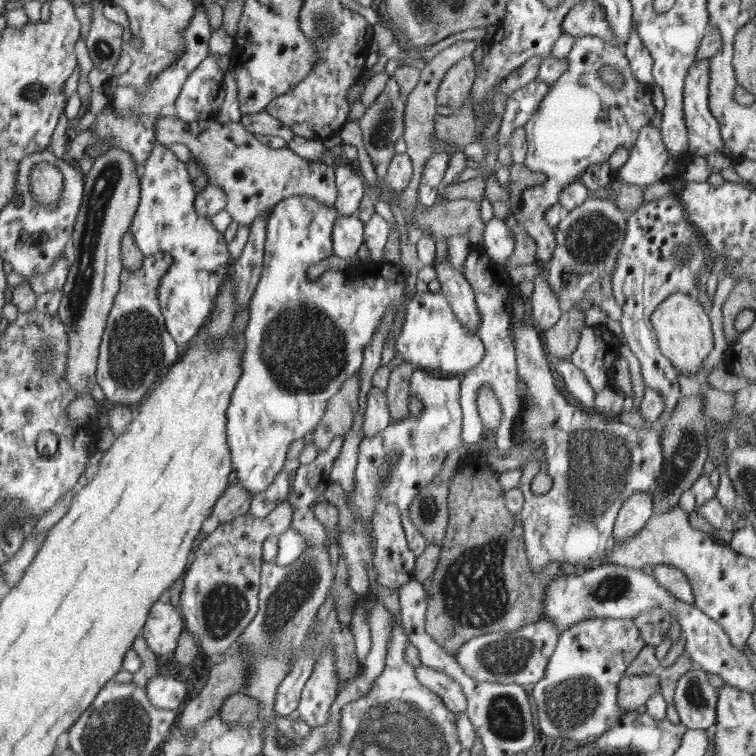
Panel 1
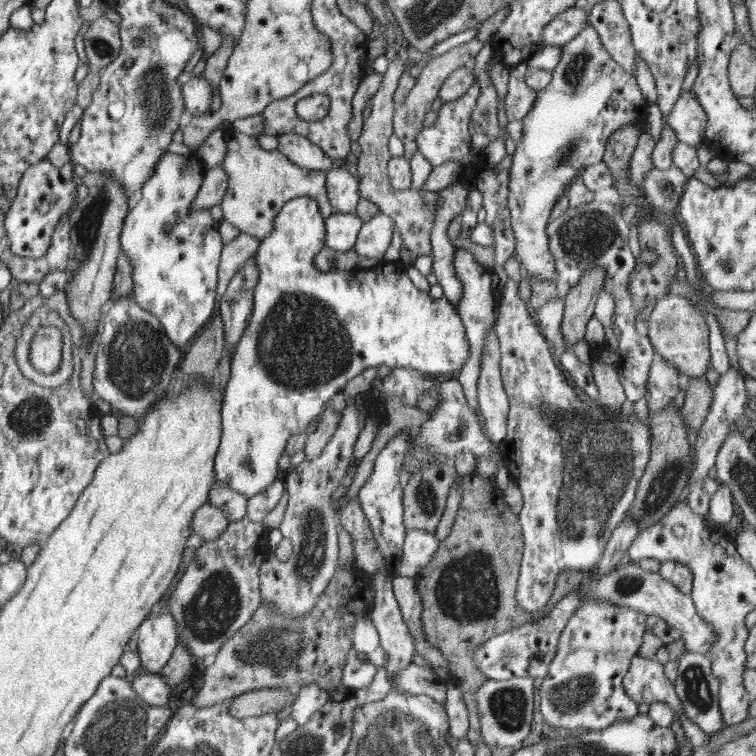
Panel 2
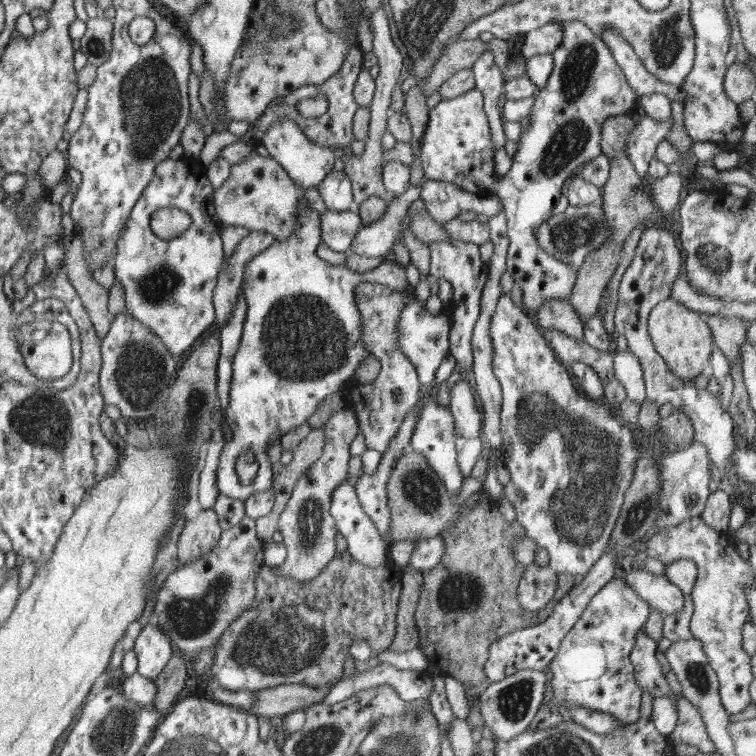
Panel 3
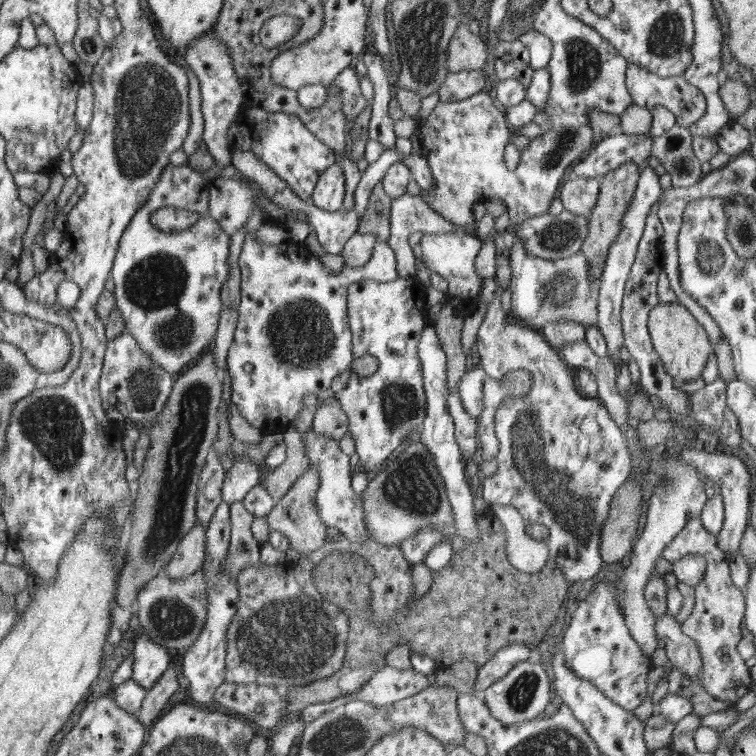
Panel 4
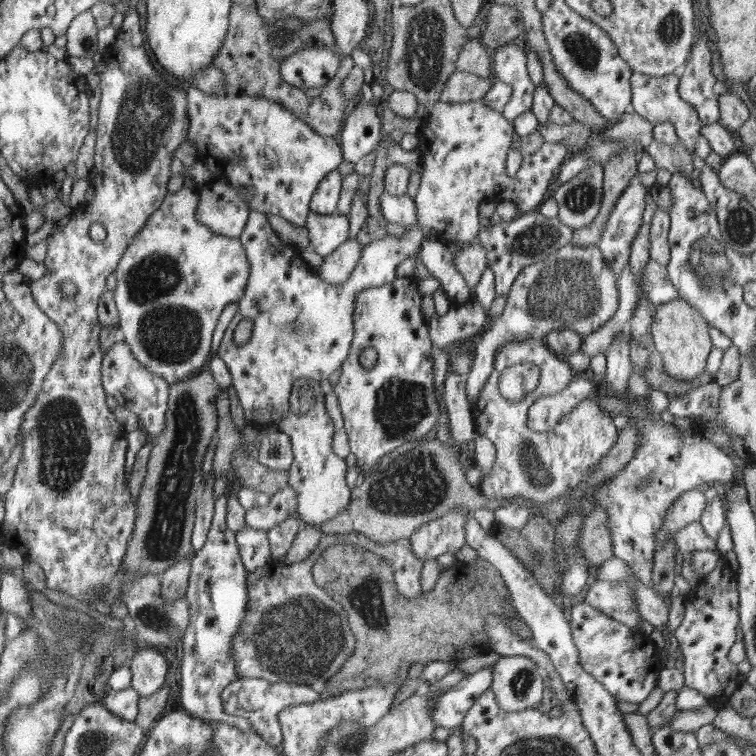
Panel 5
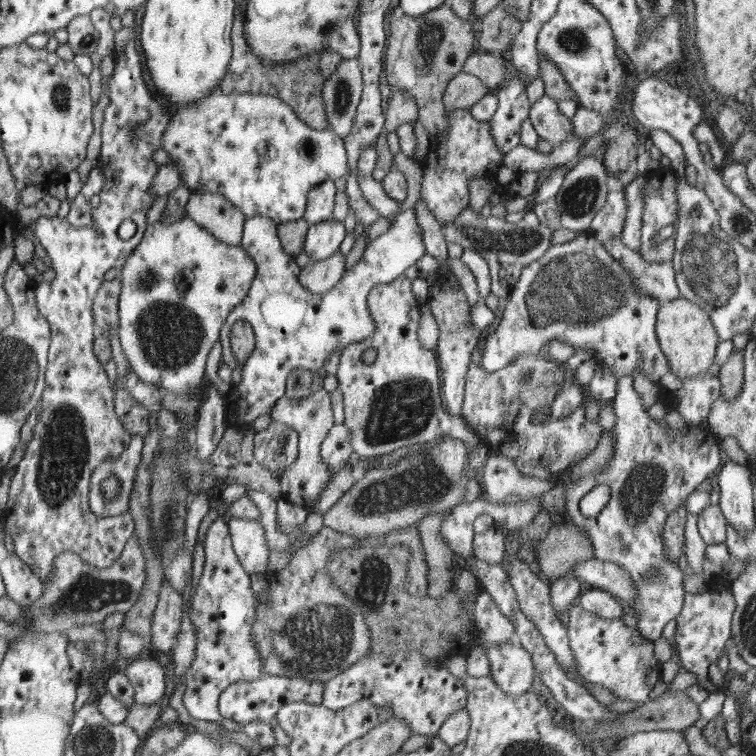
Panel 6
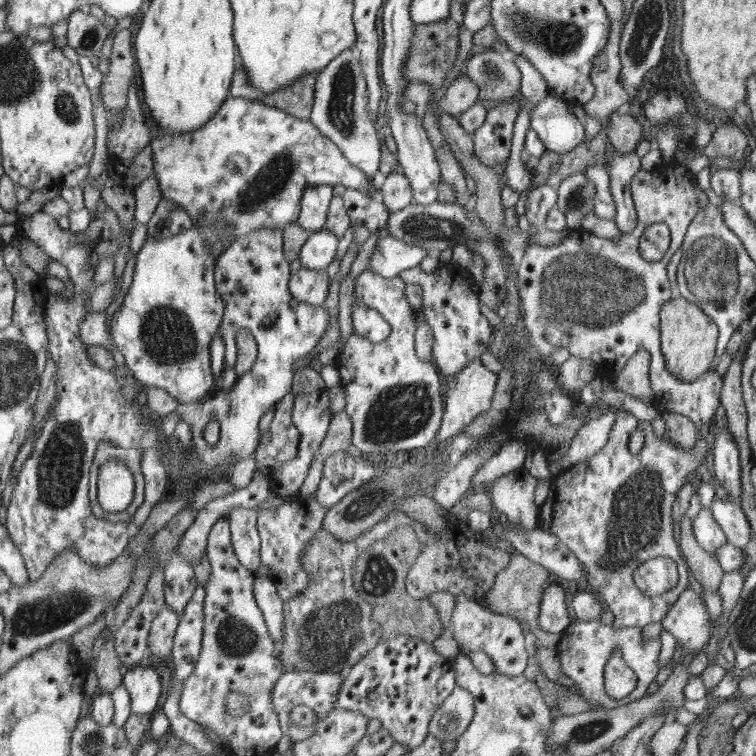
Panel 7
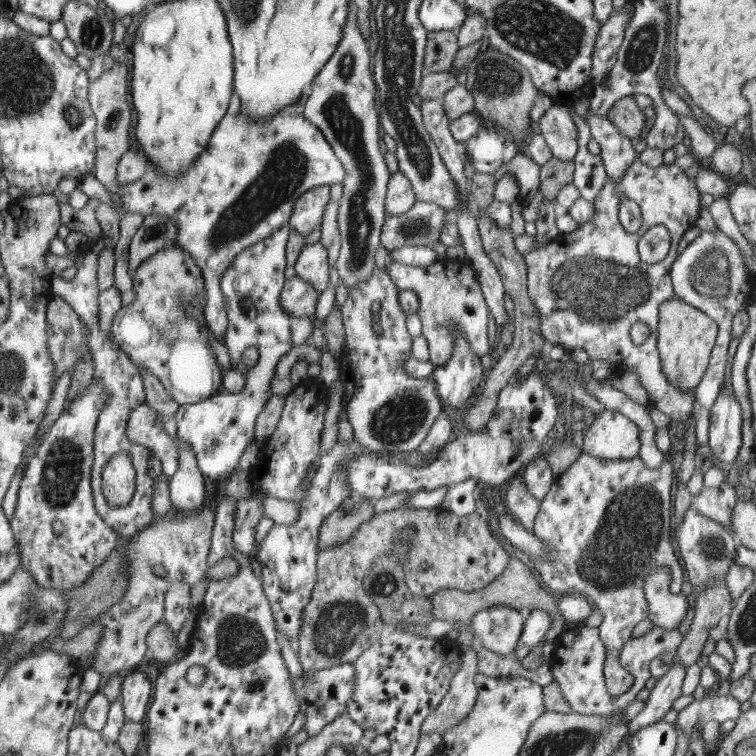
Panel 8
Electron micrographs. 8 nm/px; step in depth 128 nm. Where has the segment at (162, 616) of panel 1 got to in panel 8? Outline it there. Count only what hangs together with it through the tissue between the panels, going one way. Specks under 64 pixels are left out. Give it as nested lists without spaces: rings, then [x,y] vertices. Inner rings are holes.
[[[131,671],[124,677],[121,685],[122,706],[125,719],[132,722],[144,722],[146,710],[150,708],[152,682],[139,671]]]

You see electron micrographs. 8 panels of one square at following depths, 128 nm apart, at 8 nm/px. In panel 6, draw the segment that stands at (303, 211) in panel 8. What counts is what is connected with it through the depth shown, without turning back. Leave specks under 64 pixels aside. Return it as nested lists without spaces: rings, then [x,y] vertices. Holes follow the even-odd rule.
[[[333,180],[314,187],[307,198],[307,211],[303,220],[306,220],[309,225],[316,225],[331,219],[336,192]]]

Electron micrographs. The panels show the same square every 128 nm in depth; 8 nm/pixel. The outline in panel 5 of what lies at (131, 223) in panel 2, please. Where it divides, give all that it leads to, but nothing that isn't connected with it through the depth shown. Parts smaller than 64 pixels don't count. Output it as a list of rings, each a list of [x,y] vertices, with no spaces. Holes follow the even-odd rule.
[[[195,185],[183,186],[179,192],[168,193],[159,210],[148,220],[147,226],[132,240],[114,273],[119,335],[130,346],[136,360],[168,380],[168,384],[178,383],[182,378],[192,378],[192,374],[208,362],[212,332],[224,306],[242,299],[251,280],[251,262],[239,240],[219,236],[196,221],[198,191],[199,186]]]

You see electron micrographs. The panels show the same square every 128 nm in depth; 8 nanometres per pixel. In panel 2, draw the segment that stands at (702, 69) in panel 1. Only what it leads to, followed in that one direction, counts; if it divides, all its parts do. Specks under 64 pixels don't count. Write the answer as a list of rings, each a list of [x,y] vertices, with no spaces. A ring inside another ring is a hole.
[[[692,89],[684,91],[679,96],[671,114],[662,120],[663,124],[668,123],[671,129],[674,129],[679,142],[689,144],[695,149],[709,142],[705,136],[708,117]]]

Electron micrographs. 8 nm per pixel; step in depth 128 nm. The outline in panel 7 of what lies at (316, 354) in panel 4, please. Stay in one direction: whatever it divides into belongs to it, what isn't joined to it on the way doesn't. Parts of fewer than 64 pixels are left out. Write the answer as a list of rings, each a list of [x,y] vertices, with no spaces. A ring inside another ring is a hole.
[[[262,228],[258,232],[252,232],[243,239],[236,240],[222,253],[215,264],[215,287],[226,301],[222,326],[219,328],[226,346],[226,364],[228,367],[234,368],[235,366],[238,350],[236,349],[236,334],[240,330],[248,330],[254,336],[257,344],[257,359],[250,370],[239,375],[239,380],[232,388],[222,386],[204,403],[180,403],[176,408],[179,422],[187,422],[191,425],[192,447],[196,450],[198,458],[208,466],[230,464],[230,461],[237,460],[238,462],[252,456],[261,437],[260,419],[292,390],[294,362],[300,358],[309,358],[312,350],[318,346],[320,339],[324,337],[326,329],[330,326],[330,311],[323,304],[309,306],[303,310],[303,305],[296,302],[291,295],[291,290],[288,290],[288,280],[291,280],[290,262],[286,260],[283,253],[283,236],[283,230],[276,228]],[[386,236],[376,244],[373,253],[368,270],[384,278],[395,278],[404,270],[418,267],[430,251],[410,246],[394,236]],[[356,297],[352,300],[352,328],[358,337],[368,338],[372,343],[380,343],[390,336],[390,325],[373,308],[368,308]],[[210,419],[218,419],[221,428],[219,441],[215,445],[208,444],[207,439],[203,438],[204,425]]]

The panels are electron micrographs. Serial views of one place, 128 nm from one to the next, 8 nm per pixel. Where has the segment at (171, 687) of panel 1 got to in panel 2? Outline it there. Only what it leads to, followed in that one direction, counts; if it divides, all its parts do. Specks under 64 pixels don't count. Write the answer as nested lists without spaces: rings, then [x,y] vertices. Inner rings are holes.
[[[140,672],[140,674],[136,674],[136,678],[132,682],[132,688],[148,705],[154,705],[155,707],[167,707],[174,695],[160,673]]]

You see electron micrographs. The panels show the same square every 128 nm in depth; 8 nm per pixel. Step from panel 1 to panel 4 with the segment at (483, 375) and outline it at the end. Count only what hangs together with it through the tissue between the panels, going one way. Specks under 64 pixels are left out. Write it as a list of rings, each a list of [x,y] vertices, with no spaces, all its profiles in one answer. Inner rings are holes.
[[[452,233],[424,235],[418,245],[424,266],[448,282],[448,291],[445,292],[447,303],[452,305],[463,318],[474,310],[482,295],[483,282],[474,270],[475,258],[480,252],[481,245],[482,240],[478,237]]]

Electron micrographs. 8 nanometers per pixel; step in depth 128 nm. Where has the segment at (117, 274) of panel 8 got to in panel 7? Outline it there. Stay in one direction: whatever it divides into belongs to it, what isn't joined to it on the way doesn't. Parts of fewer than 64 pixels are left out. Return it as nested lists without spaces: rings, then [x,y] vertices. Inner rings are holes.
[[[156,175],[147,176],[135,192],[135,212],[133,224],[136,226],[145,225],[152,219],[158,204],[162,201],[159,182]]]

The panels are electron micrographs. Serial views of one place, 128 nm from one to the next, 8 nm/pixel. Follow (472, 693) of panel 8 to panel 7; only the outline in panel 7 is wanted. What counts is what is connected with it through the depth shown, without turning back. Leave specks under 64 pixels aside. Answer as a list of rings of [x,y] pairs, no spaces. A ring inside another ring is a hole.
[[[457,683],[455,691],[443,701],[443,707],[438,709],[432,717],[428,735],[438,737],[442,742],[456,741],[472,723],[475,702],[476,699],[472,697],[472,693]]]

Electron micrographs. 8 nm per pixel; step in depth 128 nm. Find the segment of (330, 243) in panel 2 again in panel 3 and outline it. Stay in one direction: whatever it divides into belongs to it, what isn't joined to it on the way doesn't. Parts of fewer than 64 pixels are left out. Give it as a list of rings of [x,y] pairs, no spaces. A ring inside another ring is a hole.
[[[356,209],[349,212],[327,211],[320,214],[321,242],[336,252],[346,252],[362,227]]]

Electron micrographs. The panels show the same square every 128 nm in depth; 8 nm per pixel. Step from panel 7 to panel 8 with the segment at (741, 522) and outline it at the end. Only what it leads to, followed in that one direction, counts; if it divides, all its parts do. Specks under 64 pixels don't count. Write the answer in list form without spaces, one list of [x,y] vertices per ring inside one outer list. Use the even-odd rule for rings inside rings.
[[[723,481],[722,485],[716,488],[702,486],[702,491],[692,497],[691,508],[732,531],[732,513],[736,503],[735,488]]]

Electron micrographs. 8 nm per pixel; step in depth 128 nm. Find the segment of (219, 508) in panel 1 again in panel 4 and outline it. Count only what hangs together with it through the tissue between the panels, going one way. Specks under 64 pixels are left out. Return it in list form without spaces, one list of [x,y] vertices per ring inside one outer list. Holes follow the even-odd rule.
[[[196,520],[167,564],[169,579],[187,579],[193,572],[203,568],[206,558],[206,531],[207,528]]]

